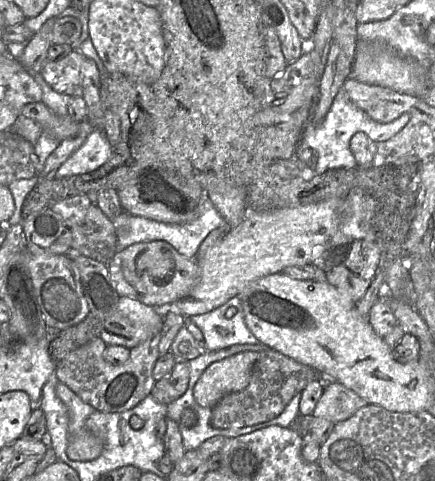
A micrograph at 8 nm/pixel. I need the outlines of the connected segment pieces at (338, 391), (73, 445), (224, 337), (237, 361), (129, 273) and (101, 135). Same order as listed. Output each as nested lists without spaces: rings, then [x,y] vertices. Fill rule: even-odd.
[[[329,381],[312,415],[338,423],[350,418],[368,403],[338,382]]]
[[[61,382],[56,385],[56,394],[68,411],[68,445],[66,449],[68,457],[80,462],[98,458],[102,453],[104,443],[86,427],[88,417],[96,409],[83,402]]]
[[[237,296],[208,313],[186,318],[190,318],[203,333],[207,351],[215,352],[233,345],[260,344],[245,323],[241,300]],[[230,307],[235,307],[237,313],[232,318],[226,318],[225,313]]]
[[[246,351],[212,363],[194,386],[197,404],[212,409],[226,394],[244,390],[258,358],[259,352]]]
[[[165,241],[135,243],[117,251],[107,267],[112,285],[120,297],[129,297],[153,308],[165,309],[186,297],[200,277],[196,260],[181,255]]]
[[[94,129],[83,145],[57,170],[57,178],[82,175],[97,170],[112,156],[113,148],[103,129]]]

